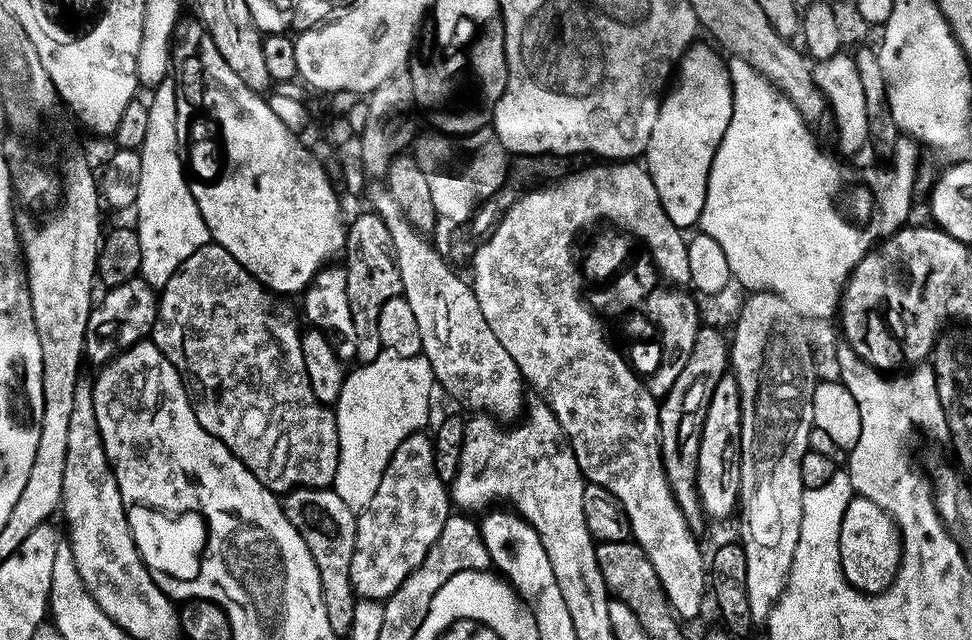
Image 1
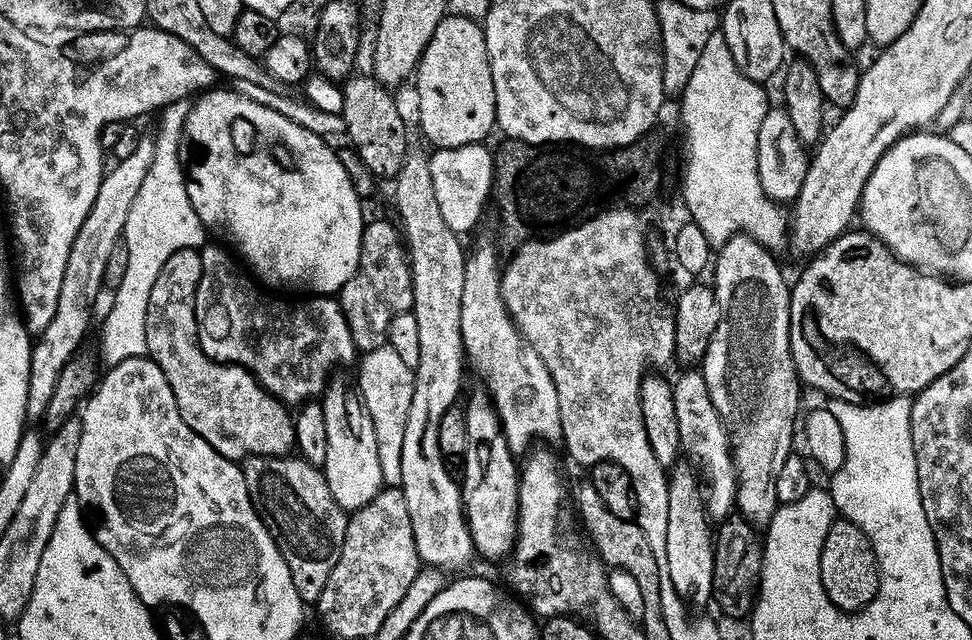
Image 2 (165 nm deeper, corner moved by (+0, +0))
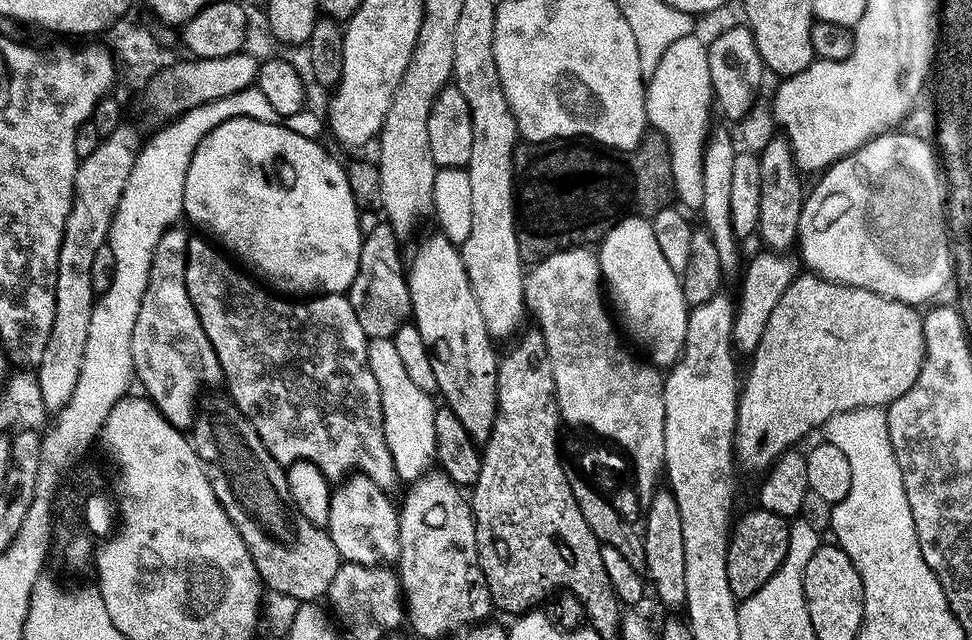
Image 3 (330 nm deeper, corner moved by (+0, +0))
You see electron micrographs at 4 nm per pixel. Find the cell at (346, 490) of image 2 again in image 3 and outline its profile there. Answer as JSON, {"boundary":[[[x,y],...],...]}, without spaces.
{"boundary":[[[363,474],[349,475],[340,486],[332,493],[326,531],[341,561],[367,568],[388,566],[391,560],[392,563],[399,561],[400,518],[397,505],[388,501],[389,493]]]}

